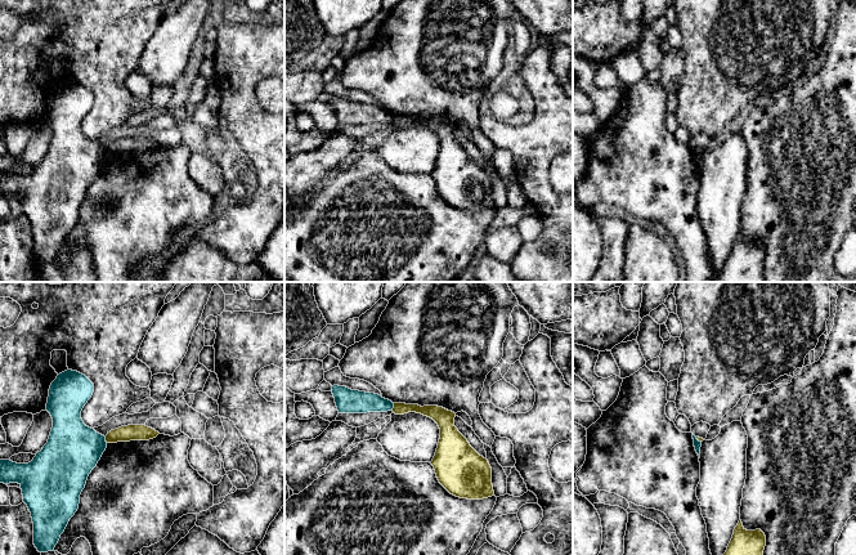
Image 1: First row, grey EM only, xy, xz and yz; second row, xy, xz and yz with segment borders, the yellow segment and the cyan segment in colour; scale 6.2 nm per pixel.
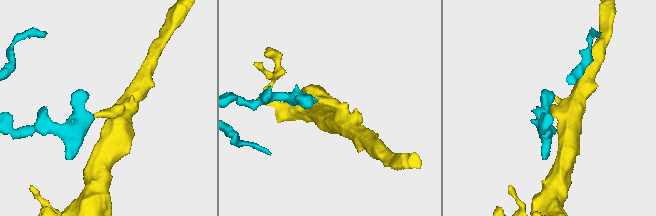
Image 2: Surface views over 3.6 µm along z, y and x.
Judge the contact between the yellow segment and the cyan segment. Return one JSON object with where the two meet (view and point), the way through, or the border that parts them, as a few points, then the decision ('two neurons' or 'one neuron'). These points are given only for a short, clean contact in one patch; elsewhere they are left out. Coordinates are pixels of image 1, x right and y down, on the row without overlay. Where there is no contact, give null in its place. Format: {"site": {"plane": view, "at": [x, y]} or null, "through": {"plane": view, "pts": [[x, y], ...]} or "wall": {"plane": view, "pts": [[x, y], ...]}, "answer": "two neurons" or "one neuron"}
{"site": {"plane": "xz", "at": [394, 119]}, "wall": {"plane": "xz", "pts": [[394, 115], [391, 121]]}, "answer": "two neurons"}

